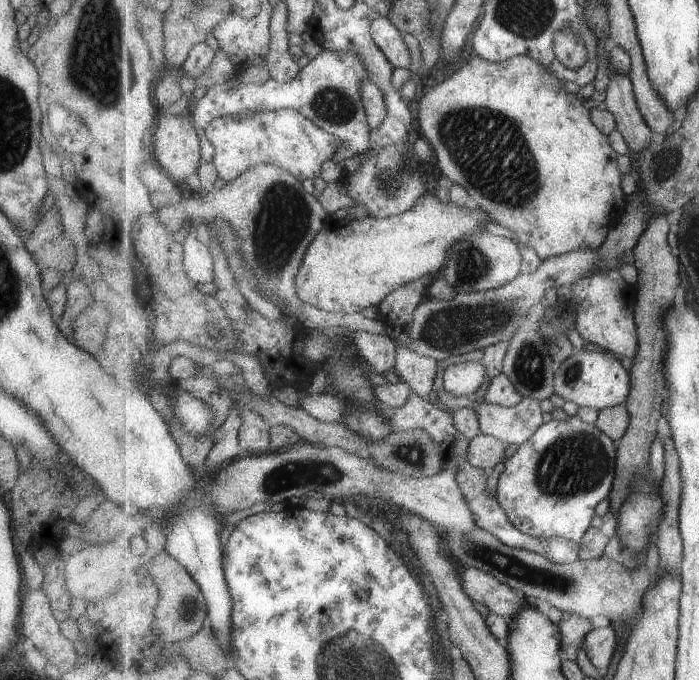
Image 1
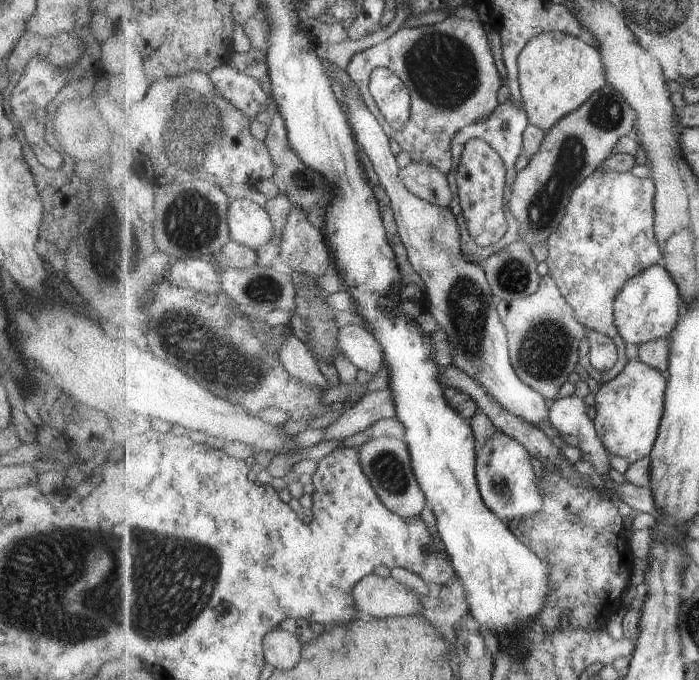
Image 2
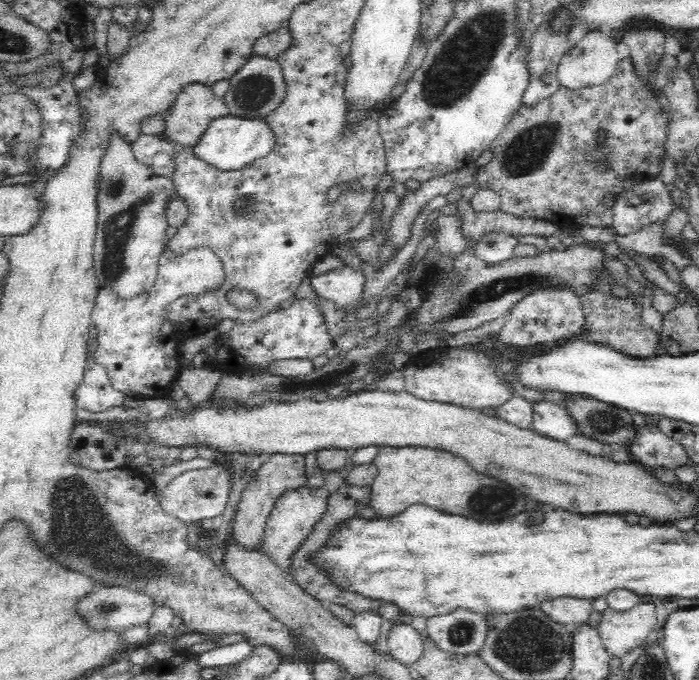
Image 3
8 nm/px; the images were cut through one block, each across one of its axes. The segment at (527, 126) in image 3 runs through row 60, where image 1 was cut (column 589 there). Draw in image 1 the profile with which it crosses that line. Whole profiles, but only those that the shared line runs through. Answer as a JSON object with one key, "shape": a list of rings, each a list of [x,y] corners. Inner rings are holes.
{"shape":[[[567,612],[559,622],[562,638],[563,658],[575,661],[585,637],[593,630],[593,622],[585,616]]]}

